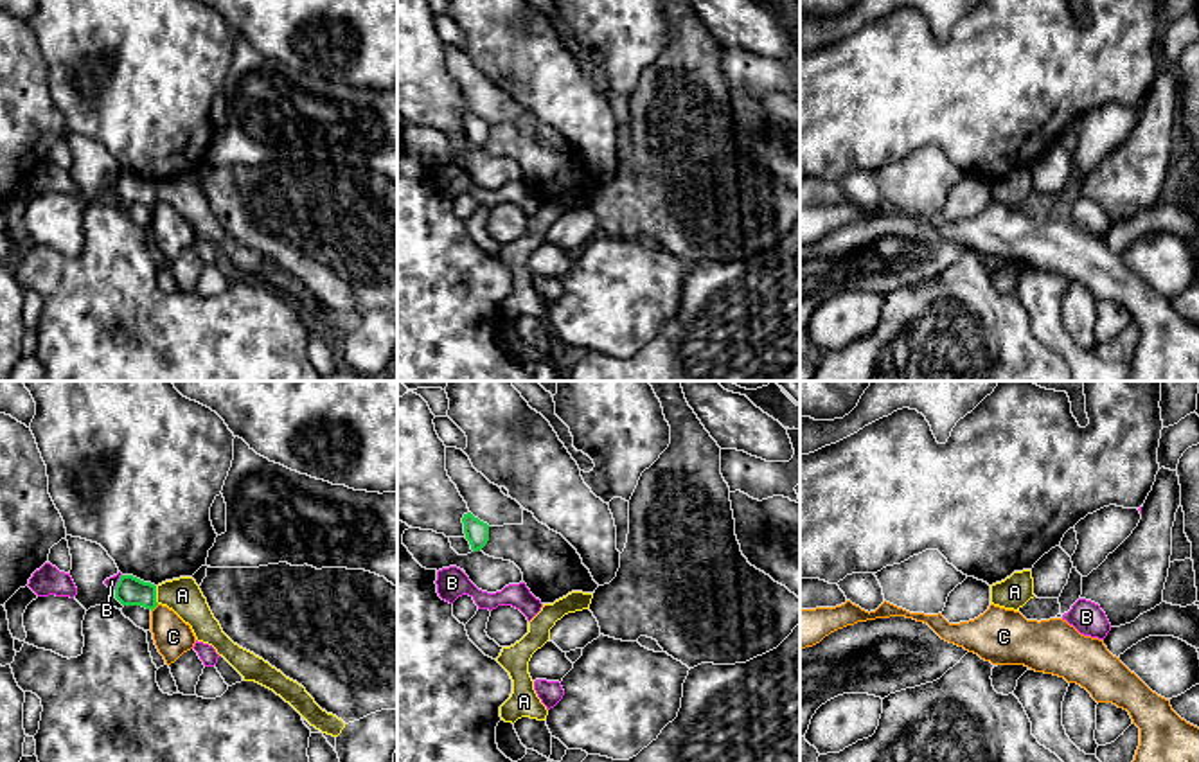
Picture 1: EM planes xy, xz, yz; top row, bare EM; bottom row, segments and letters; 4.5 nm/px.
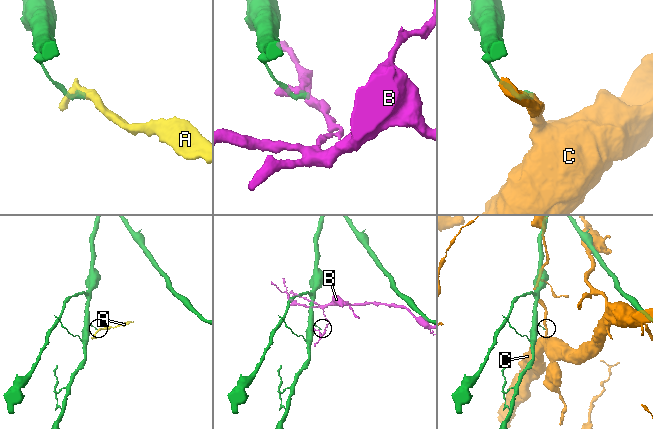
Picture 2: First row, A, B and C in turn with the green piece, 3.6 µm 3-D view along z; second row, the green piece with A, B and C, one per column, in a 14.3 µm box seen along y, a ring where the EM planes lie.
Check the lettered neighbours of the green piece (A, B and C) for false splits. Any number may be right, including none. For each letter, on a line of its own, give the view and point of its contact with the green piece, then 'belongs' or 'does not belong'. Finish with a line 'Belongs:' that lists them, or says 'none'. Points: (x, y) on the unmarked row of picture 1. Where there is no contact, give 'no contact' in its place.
A: xy (155, 193) | does not belong
B: xy (119, 178) | does not belong
C: xy (155, 203) | does not belong
Belongs: none

